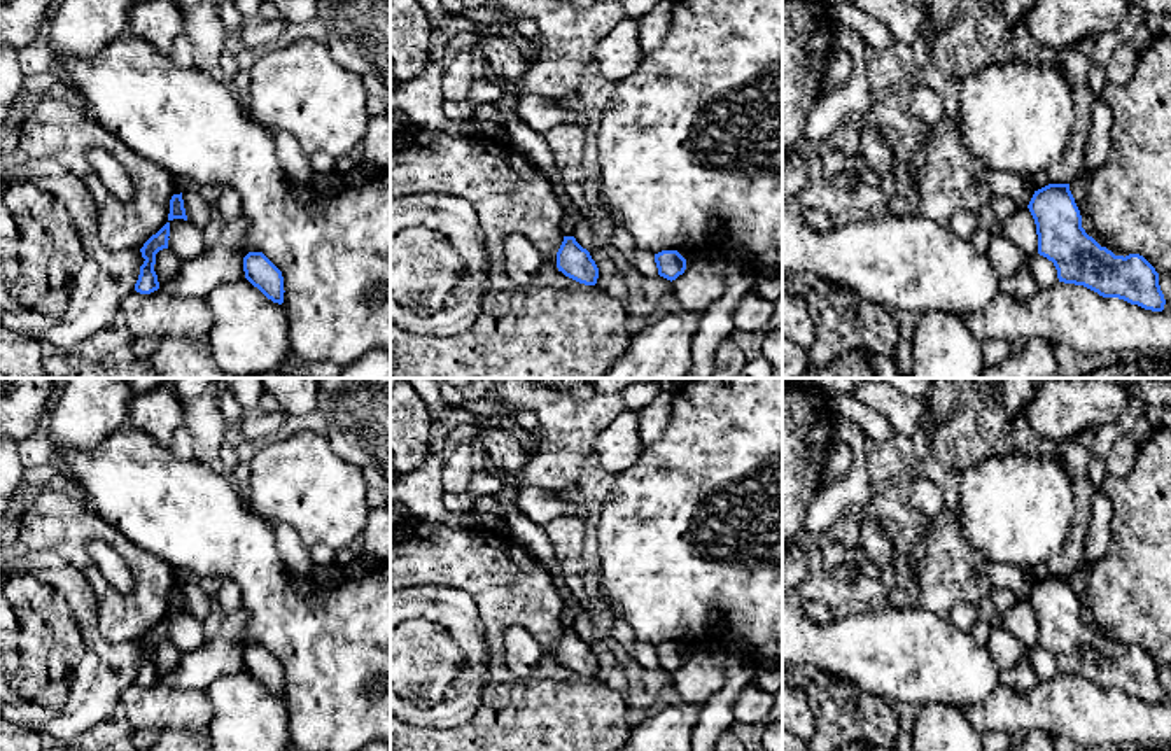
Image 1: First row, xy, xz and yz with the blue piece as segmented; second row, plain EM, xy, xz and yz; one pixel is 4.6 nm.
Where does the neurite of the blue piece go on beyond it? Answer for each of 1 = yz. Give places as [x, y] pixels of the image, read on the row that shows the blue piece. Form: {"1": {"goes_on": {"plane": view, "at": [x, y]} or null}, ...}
{"1": {"goes_on": null}}

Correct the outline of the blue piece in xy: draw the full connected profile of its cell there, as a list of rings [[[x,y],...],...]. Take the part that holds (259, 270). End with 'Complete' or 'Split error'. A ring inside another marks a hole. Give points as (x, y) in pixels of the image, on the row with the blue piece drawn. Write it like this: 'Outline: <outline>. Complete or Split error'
Outline: [[[249,252],[243,257],[245,278],[273,303],[284,303],[282,271],[263,254]]]. Complete

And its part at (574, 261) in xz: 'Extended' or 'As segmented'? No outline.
As segmented

